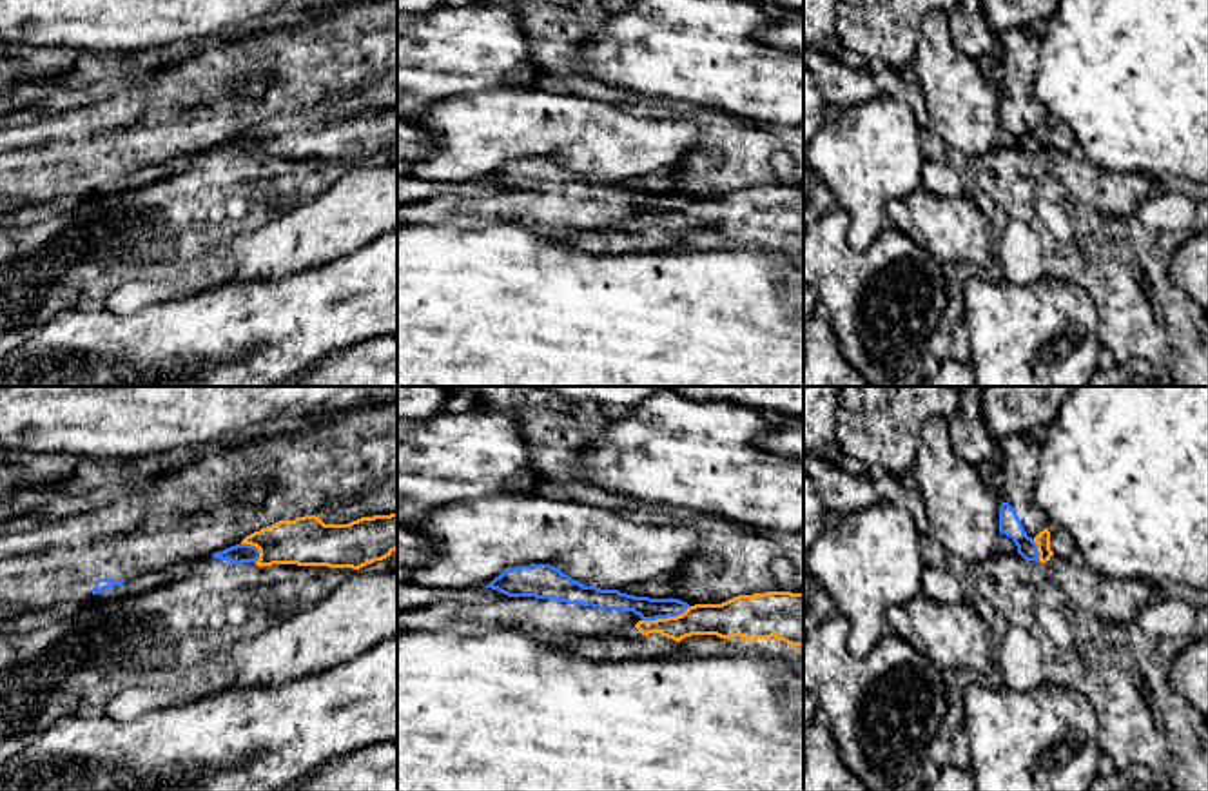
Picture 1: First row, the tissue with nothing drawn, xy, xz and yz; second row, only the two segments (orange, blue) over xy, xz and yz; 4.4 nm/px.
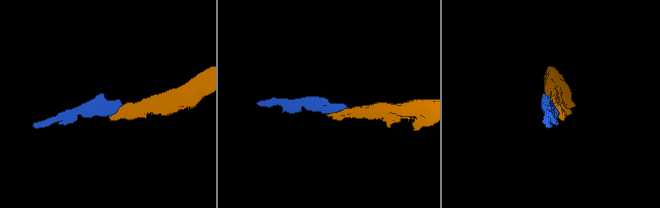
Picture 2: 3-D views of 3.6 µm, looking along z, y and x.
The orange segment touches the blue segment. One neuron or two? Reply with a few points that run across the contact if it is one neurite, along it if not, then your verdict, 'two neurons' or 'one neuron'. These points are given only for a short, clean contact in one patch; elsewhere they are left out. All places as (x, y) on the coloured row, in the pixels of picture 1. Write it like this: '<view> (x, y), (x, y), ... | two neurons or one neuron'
xz (690, 606), (675, 615), (642, 621) | two neurons

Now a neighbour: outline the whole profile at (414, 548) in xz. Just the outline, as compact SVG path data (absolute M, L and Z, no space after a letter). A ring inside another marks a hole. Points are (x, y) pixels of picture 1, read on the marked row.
M397 522L397 581L406 581L435 555L435 550L437 544L432 537Z

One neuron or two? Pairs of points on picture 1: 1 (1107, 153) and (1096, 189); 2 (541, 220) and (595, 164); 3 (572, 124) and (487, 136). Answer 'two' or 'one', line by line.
1: two
2: two
3: one

